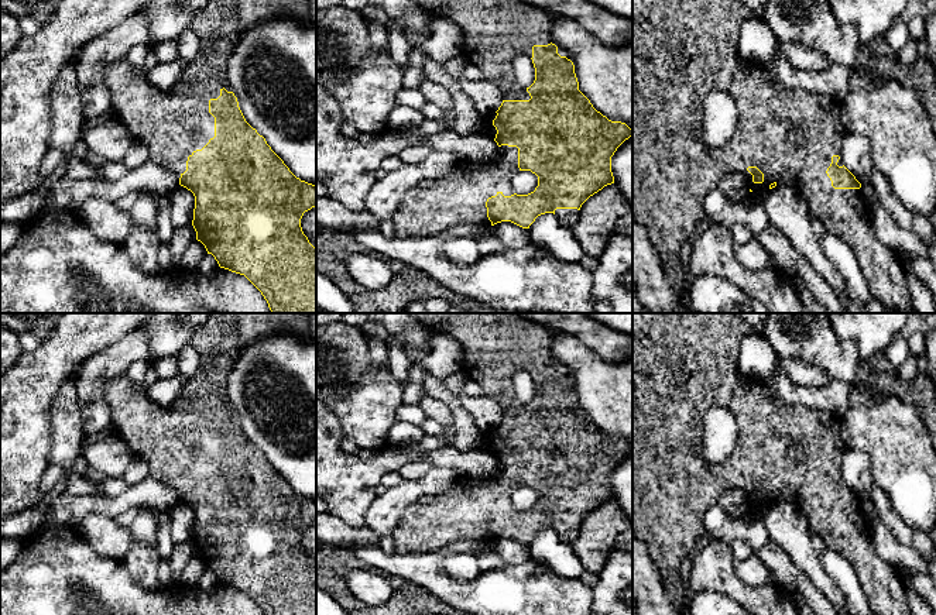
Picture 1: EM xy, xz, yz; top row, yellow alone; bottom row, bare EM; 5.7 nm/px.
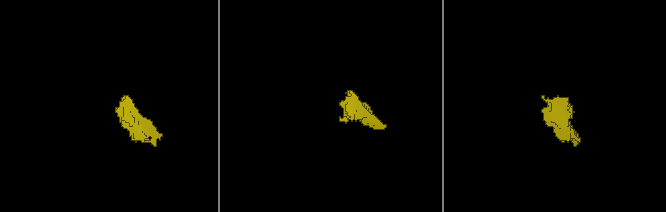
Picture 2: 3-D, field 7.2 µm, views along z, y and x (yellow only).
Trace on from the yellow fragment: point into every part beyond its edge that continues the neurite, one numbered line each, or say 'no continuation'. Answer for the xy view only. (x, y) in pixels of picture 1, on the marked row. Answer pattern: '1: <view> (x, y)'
1: xy (174, 123)

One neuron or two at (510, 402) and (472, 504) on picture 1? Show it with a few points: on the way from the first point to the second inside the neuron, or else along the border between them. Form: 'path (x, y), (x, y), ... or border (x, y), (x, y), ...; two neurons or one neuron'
path (511, 429), (511, 470), (499, 483); one neuron

